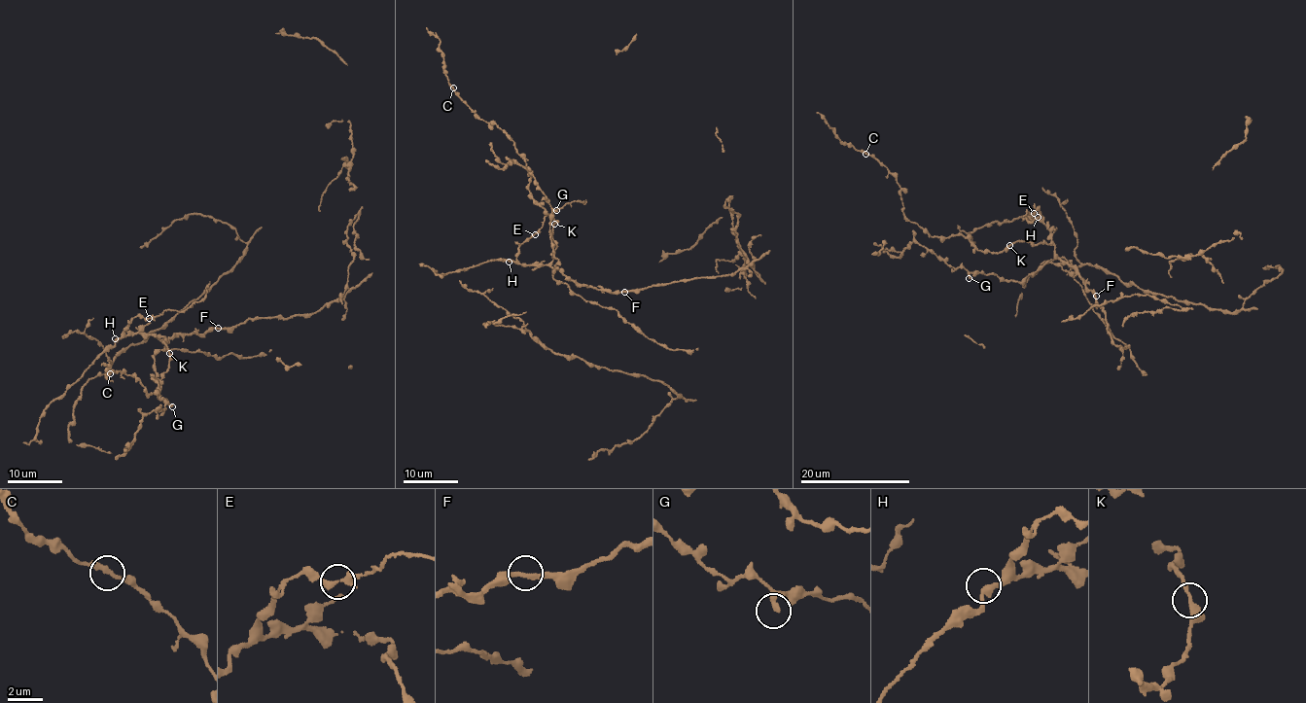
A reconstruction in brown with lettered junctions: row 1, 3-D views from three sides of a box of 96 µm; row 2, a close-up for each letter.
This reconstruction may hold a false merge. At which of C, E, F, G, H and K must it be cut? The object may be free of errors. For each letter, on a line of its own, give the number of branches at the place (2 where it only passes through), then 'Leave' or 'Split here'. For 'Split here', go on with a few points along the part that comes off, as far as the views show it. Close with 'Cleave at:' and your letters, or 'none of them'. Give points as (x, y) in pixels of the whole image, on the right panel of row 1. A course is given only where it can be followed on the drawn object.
C: Branches: 2. Leave
E: Branches: 2. Leave
F: Branches: 2. Leave
G: Branches: 2. Leave
H: Branches: 2. Leave
K: Branches: 2. Leave
Cleave at: none of them

